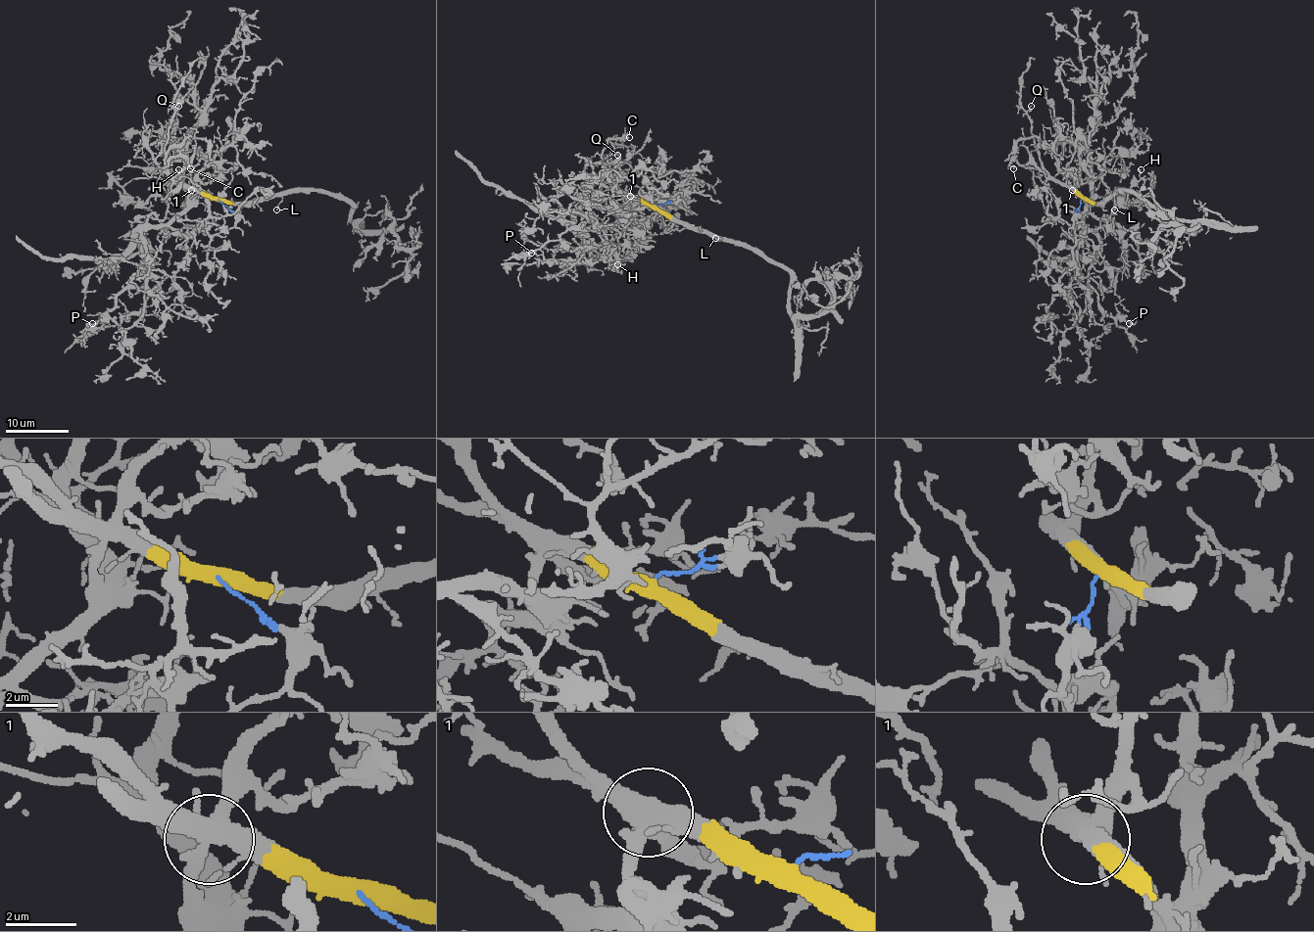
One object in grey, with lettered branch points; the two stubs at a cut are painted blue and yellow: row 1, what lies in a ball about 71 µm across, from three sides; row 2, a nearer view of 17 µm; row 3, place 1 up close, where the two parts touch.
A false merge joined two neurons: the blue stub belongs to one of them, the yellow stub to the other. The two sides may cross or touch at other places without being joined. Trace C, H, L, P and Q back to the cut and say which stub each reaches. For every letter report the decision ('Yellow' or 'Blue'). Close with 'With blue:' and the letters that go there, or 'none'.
C: Yellow
H: Blue
L: Yellow
P: Blue
Q: Yellow
With blue: H, P

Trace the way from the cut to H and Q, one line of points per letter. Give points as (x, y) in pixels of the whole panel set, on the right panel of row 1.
H: (1080, 199), (1074, 215), (1076, 234), (1089, 229), (1082, 224), (1089, 213), (1105, 219), (1139, 180), (1141, 169)
Q: (1082, 199), (1055, 180), (1044, 167), (1031, 118), (1026, 112), (1031, 106)

